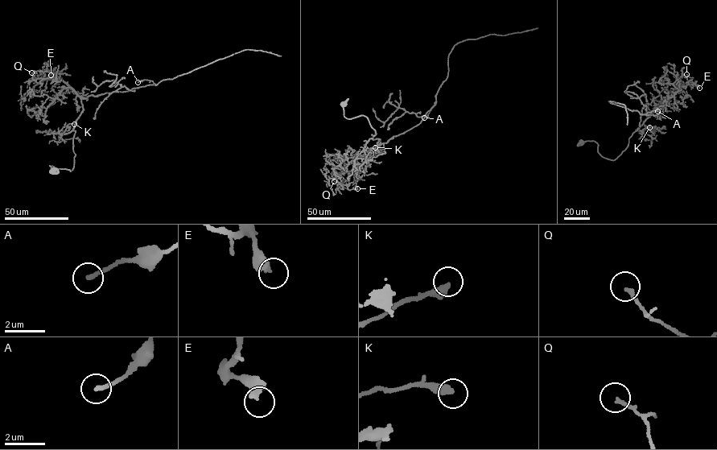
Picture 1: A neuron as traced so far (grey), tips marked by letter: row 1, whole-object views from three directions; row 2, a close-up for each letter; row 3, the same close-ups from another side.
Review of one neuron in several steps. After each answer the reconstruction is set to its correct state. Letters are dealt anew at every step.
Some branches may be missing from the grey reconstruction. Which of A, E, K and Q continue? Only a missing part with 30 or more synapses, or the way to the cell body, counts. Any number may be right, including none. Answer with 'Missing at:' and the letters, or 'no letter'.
Missing at: no letter

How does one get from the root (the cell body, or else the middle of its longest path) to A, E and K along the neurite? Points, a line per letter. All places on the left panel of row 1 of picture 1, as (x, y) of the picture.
A: (53, 171), (49, 165), (71, 171), (74, 167), (73, 129), (81, 98), (154, 84), (138, 82)
E: (53, 171), (49, 165), (71, 171), (74, 167), (73, 129), (83, 109), (76, 93), (55, 72), (51, 75)
K: (53, 171), (49, 165), (71, 171), (74, 167), (75, 130), (59, 132), (64, 126), (74, 124)

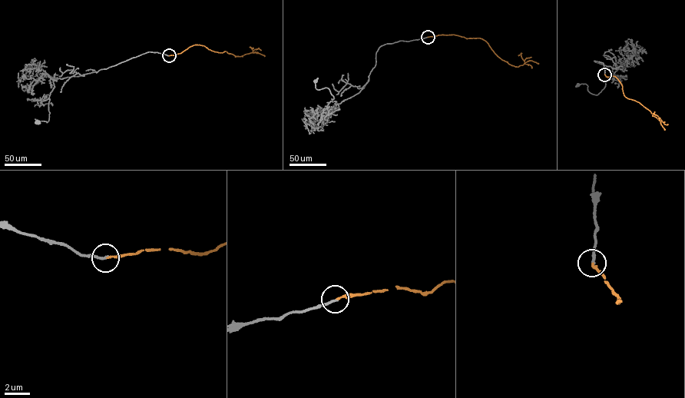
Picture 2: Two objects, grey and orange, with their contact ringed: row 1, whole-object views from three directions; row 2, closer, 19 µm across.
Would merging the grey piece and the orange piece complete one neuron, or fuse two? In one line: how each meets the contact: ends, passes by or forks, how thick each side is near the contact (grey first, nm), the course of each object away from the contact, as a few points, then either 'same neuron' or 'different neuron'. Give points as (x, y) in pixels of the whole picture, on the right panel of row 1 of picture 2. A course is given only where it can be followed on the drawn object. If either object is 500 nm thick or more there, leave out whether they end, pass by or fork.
grey ends; orange ends; calibres 200 and 130 nm; course grey (604, 74), (603, 63), (593, 61), (612, 68), (624, 65), (597, 94), (585, 84), (578, 84); course orange (604, 74), (607, 77), (615, 76), (622, 86), (624, 95), (640, 102), (661, 120), (664, 130); same neuron

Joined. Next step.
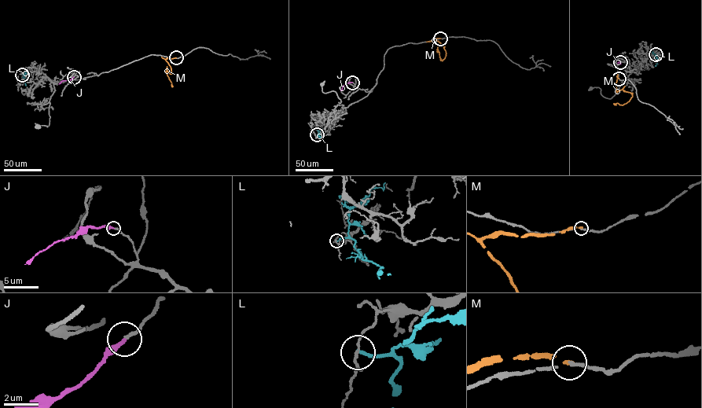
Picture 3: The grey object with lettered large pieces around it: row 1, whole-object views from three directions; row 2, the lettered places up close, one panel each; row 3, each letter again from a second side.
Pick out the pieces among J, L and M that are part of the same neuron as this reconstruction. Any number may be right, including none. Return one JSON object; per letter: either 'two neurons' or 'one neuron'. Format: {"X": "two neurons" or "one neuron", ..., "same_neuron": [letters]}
{"J": "one neuron", "L": "two neurons", "M": "two neurons", "same_neuron": ["J"]}

